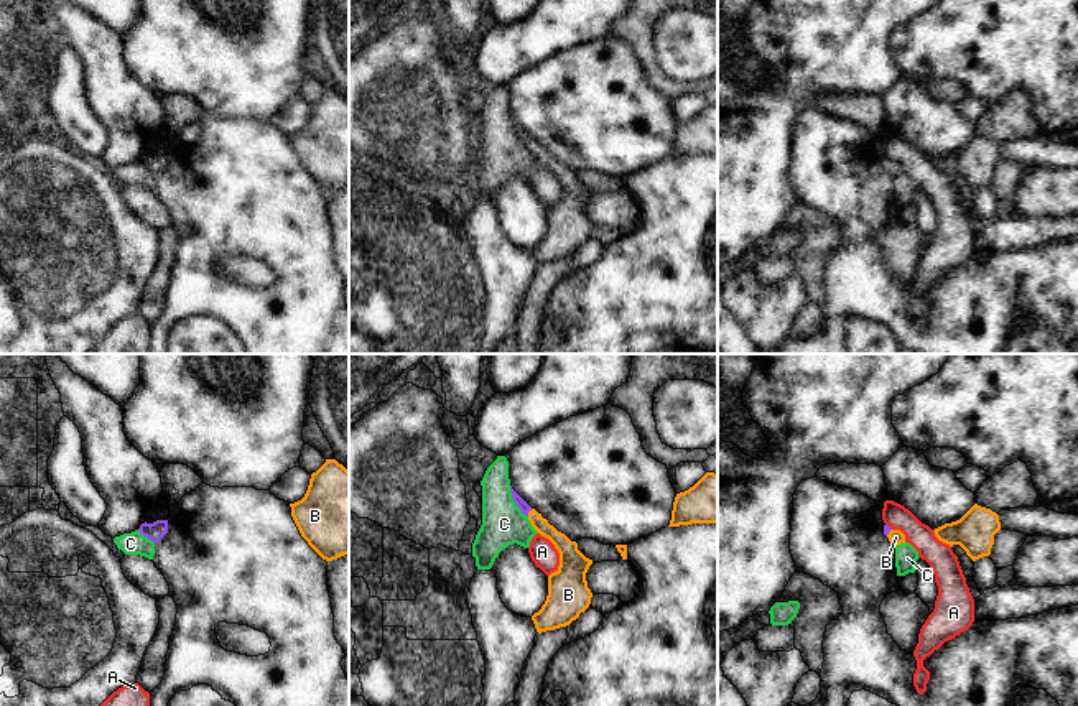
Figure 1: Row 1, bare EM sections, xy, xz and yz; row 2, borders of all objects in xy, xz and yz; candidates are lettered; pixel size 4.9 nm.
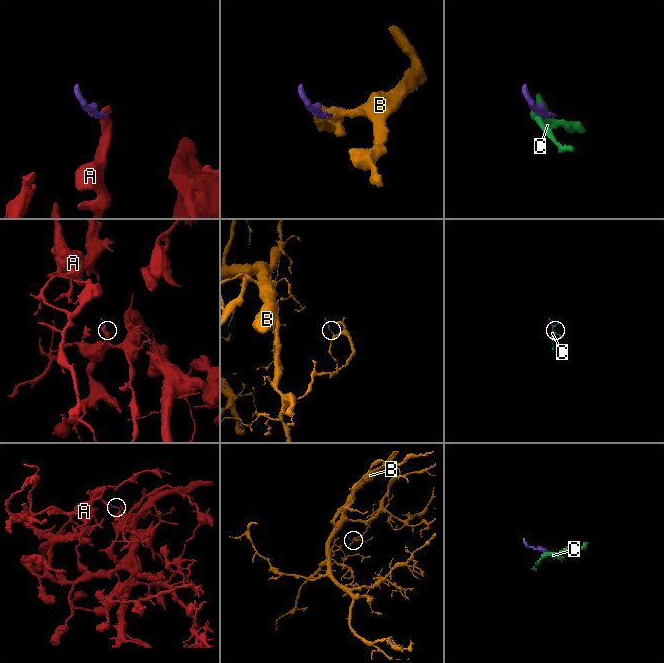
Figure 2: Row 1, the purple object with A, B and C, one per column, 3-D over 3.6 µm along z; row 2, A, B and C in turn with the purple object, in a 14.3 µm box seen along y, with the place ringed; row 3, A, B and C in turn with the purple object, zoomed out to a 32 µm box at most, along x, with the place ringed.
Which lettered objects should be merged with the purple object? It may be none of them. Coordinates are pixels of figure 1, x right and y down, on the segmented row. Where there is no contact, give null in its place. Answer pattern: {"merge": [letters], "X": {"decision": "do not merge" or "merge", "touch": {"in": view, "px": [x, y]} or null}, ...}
{"merge": ["B"], "A": {"decision": "do not merge", "touch": {"in": "yz", "px": [889, 527]}}, "B": {"decision": "merge", "touch": {"in": "xz", "px": [529, 510]}}, "C": {"decision": "do not merge", "touch": {"in": "xz", "px": [514, 501]}}}

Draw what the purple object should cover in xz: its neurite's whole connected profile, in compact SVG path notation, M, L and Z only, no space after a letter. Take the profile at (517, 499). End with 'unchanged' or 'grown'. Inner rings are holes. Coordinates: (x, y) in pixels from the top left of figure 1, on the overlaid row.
M510 485L515 505L528 517L532 527L548 538L560 553L560 566L548 576L548 596L538 612L532 615L538 634L569 625L584 612L592 592L588 588L586 573L592 560L586 558L578 543L558 532L546 518L532 509Z; grown

